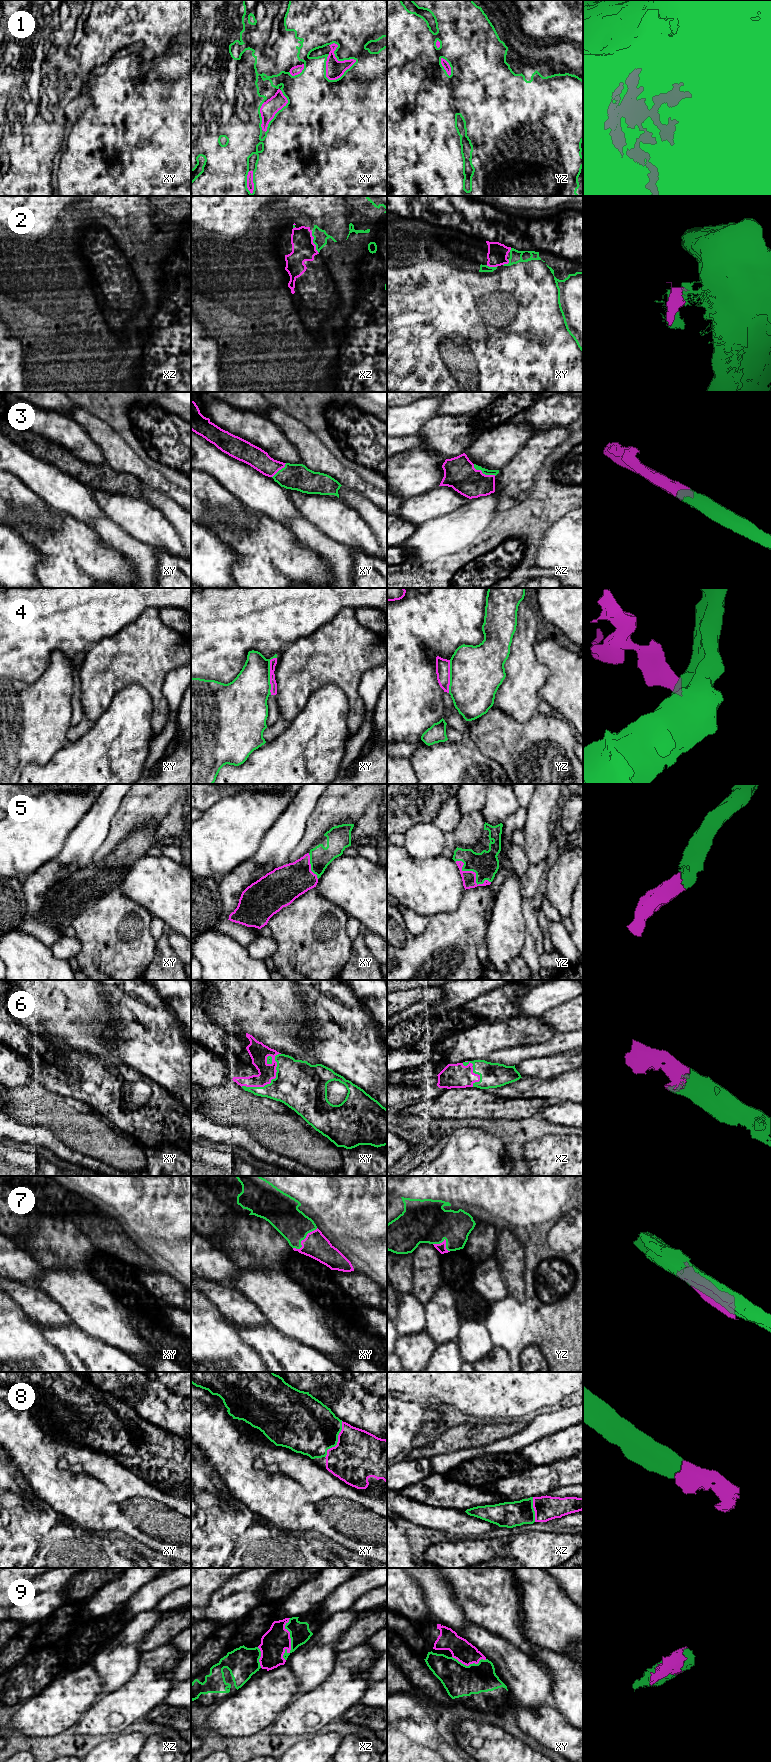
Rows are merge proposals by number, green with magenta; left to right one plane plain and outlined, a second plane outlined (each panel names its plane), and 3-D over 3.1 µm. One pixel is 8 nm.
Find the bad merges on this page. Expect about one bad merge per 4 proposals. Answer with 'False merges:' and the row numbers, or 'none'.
False merges: 2, 4, 7, 9

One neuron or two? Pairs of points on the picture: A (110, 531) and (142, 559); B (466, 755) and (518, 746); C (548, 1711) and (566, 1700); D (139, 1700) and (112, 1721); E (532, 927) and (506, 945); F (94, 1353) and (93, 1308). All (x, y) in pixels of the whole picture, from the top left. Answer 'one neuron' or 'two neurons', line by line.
A: one neuron
B: two neurons
C: two neurons
D: one neuron
E: two neurons
F: two neurons

